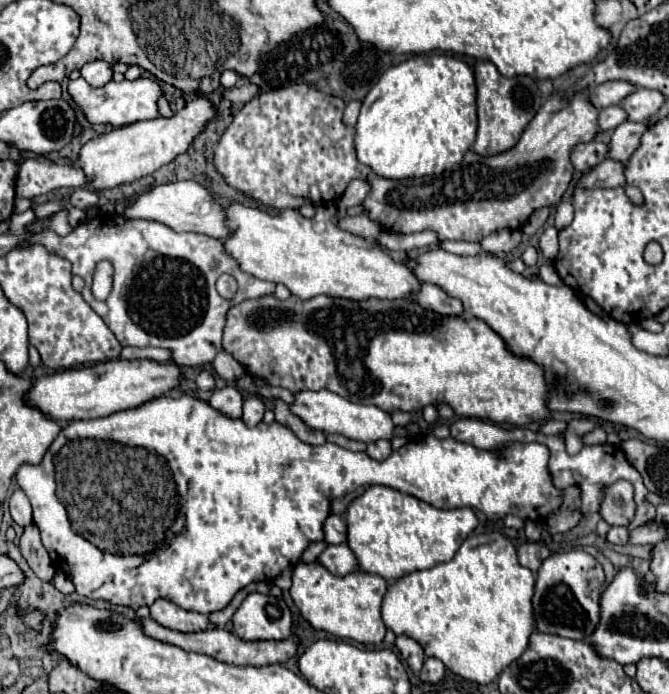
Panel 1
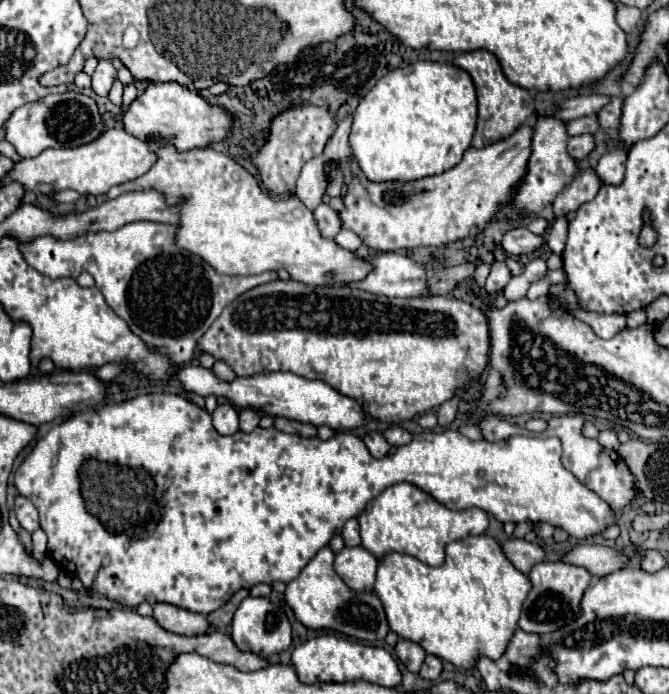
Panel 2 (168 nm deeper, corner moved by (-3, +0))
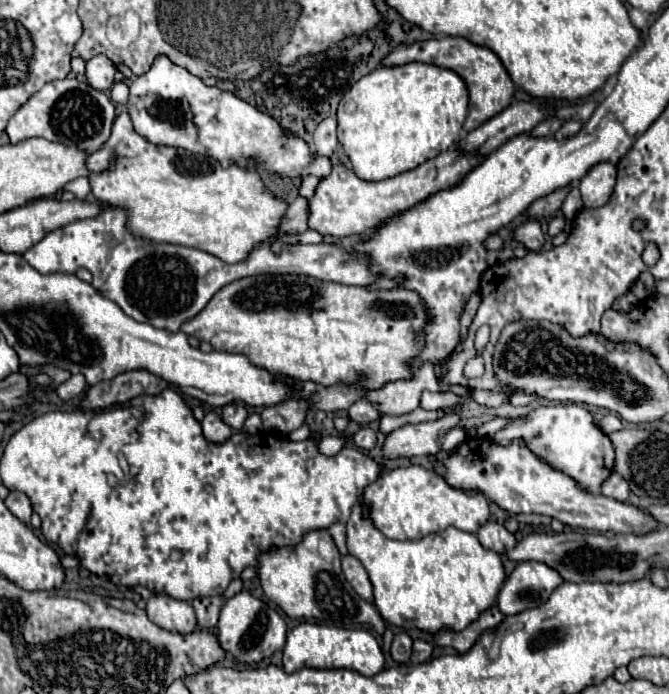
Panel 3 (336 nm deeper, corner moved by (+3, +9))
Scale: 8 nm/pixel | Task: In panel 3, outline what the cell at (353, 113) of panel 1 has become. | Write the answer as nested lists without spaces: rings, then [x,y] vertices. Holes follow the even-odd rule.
[[[324,118],[316,126],[312,140],[314,140],[318,156],[332,156],[334,150],[338,148],[338,140],[336,140],[336,118]]]

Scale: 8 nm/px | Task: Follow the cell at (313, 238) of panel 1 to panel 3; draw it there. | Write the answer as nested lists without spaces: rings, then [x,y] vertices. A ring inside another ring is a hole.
[[[122,112],[114,122],[114,132],[110,140],[94,154],[86,158],[90,192],[102,206],[120,208],[126,212],[126,228],[136,238],[146,238],[150,242],[168,242],[200,248],[210,252],[224,262],[240,262],[248,256],[248,252],[258,246],[258,242],[276,236],[282,214],[286,212],[286,202],[266,192],[260,176],[250,172],[246,166],[232,164],[226,170],[218,160],[210,156],[198,156],[182,148],[172,146],[156,146],[142,138],[126,112]],[[112,158],[116,158],[116,168],[110,168]]]

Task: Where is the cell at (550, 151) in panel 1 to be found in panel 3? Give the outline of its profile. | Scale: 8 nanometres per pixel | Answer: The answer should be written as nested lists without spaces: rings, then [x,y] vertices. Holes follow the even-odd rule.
[[[450,148],[438,154],[436,158],[426,160],[414,170],[402,172],[380,182],[360,180],[352,170],[344,166],[334,166],[330,176],[320,178],[314,196],[308,198],[308,228],[330,236],[366,234],[374,230],[374,226],[386,222],[386,218],[408,210],[410,206],[414,206],[414,202],[422,202],[422,198],[428,198],[438,190],[458,184],[462,180],[462,174],[466,174],[466,170],[472,170],[478,162],[480,160],[476,156],[464,154],[458,148]]]

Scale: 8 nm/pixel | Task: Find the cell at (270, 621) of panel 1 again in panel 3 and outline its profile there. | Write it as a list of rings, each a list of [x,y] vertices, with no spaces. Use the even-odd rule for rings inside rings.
[[[238,592],[220,610],[218,642],[236,664],[258,664],[286,644],[286,622],[266,602],[254,598],[250,592]]]

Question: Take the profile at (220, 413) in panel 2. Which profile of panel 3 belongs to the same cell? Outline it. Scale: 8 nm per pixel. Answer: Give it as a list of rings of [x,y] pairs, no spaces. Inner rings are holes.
[[[208,412],[202,420],[202,434],[210,444],[224,444],[234,432],[230,430],[230,426],[226,426],[222,422],[222,418],[214,412]]]

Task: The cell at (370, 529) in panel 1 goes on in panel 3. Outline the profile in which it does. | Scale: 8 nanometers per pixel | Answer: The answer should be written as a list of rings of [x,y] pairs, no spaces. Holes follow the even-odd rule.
[[[424,466],[394,468],[392,472],[382,474],[376,482],[364,488],[362,500],[370,504],[368,516],[374,526],[394,540],[418,540],[432,532],[442,532],[448,526],[476,534],[490,518],[488,500],[482,492],[470,494],[452,488],[442,474],[426,470]]]

